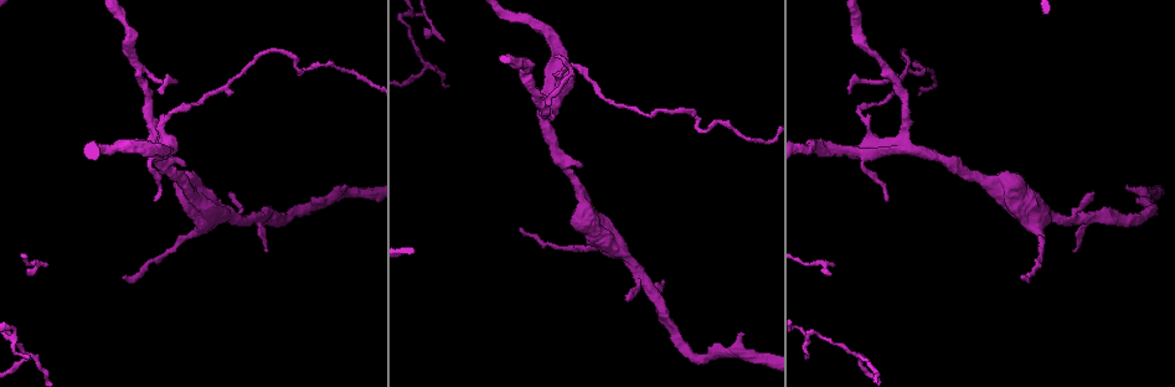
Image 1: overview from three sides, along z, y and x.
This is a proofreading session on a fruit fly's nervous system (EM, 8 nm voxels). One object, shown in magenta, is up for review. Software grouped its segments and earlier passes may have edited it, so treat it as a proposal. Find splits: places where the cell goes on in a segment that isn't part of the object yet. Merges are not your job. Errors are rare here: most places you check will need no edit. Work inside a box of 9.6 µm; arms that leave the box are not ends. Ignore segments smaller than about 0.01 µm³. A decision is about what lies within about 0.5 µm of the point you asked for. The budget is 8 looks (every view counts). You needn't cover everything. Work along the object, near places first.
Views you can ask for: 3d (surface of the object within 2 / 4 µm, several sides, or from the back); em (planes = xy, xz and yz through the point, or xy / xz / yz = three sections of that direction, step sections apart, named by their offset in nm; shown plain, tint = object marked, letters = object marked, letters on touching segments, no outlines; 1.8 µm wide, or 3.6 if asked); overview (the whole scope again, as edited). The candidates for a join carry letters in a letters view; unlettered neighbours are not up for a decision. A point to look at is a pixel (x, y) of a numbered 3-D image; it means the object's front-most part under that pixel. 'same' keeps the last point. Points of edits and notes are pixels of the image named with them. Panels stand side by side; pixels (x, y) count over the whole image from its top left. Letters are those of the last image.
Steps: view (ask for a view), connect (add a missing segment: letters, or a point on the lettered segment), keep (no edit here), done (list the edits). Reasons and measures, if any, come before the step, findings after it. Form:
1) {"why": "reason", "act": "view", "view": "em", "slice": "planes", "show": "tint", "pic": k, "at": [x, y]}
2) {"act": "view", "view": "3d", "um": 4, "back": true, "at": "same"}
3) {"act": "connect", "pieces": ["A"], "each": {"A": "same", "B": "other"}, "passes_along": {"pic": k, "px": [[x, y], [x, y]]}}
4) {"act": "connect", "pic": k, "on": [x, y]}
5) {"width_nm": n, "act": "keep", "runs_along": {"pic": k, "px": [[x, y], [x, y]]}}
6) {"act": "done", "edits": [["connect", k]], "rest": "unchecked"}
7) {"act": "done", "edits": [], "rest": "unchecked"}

{"why": "calibre changes", "act": "view", "view": "em", "slice": "xz", "step": 4, "show": "tint", "pic": 1, "at": [240, 221]}

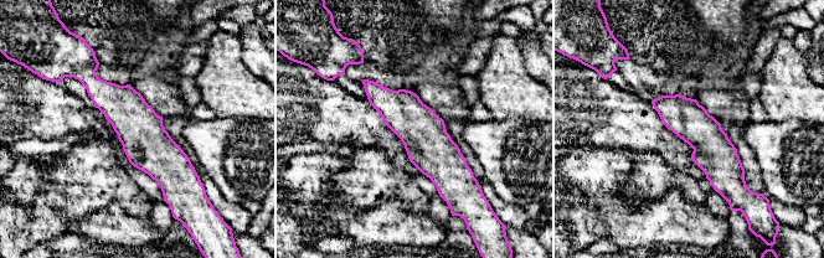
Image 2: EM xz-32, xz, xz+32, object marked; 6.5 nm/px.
{"act": "view", "view": "em", "slice": "xz", "step": 4, "show": "letters", "at": "same"}

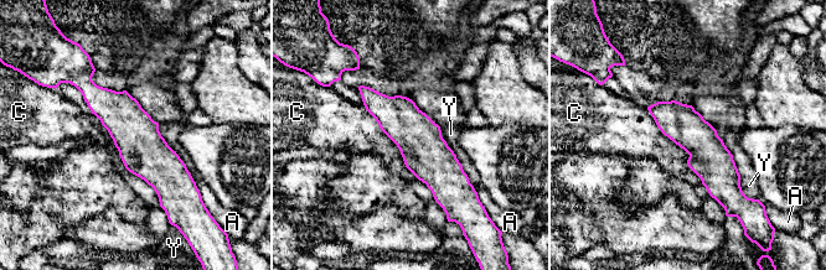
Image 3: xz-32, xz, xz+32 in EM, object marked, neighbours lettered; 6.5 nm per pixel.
{"width_nm": 260, "act": "keep", "each": {"A": "other", "C": "other", "Y": "other"}, "found": "none of them fits"}

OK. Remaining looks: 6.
{"why": "abrupt turn", "act": "view", "view": "3d", "um": 2, "pic": 1, "at": [143, 81]}

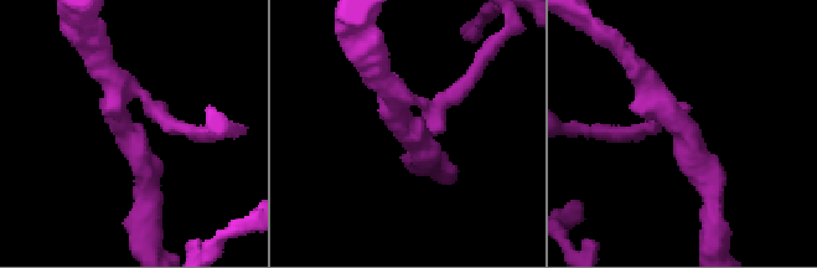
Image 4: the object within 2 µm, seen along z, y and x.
{"arms": 3, "act": "view", "view": "em", "slice": "planes", "show": "letters", "pic": 4, "at": [409, 132]}

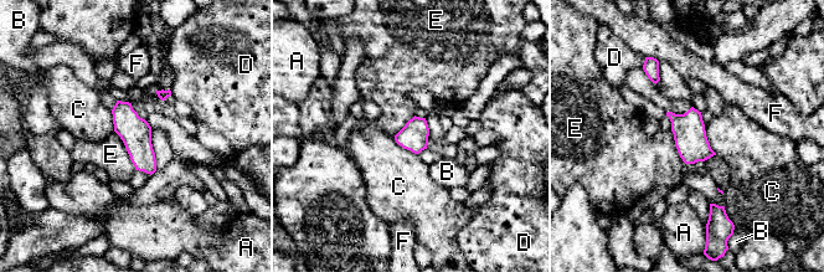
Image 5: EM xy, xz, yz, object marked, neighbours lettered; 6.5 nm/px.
{"act": "keep", "each": {"A": "other", "B": "other", "C": "other", "D": "other", "E": "other", "F": "other"}, "border": {"pic": 5, "px": [[670, 131], [685, 163], [716, 154]]}, "found": "none of them fits"}

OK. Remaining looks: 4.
{"why": "tapers out", "act": "view", "view": "3d", "um": 4, "pic": 1, "at": [1021, 278]}

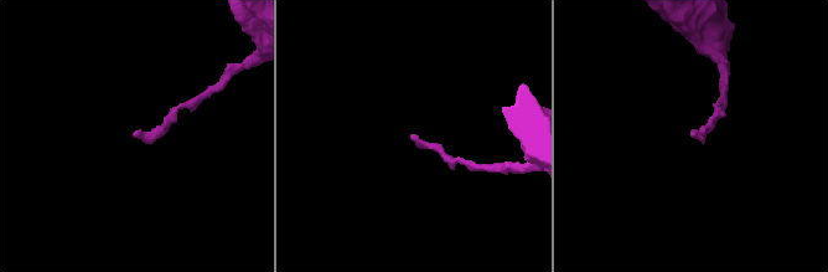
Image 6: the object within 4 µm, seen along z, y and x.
{"why": "need the tissue", "act": "view", "view": "em", "um": 3.6, "slice": "planes", "show": "tint", "pic": 6, "at": [135, 131]}

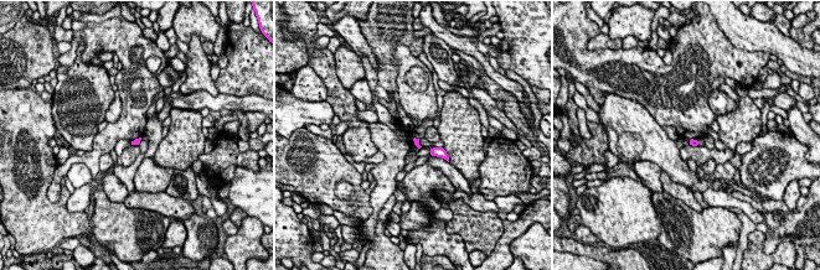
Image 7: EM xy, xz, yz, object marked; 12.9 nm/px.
{"why": "what lies round it", "act": "view", "view": "em", "um": 3.6, "slice": "planes", "show": "letters", "at": "same"}

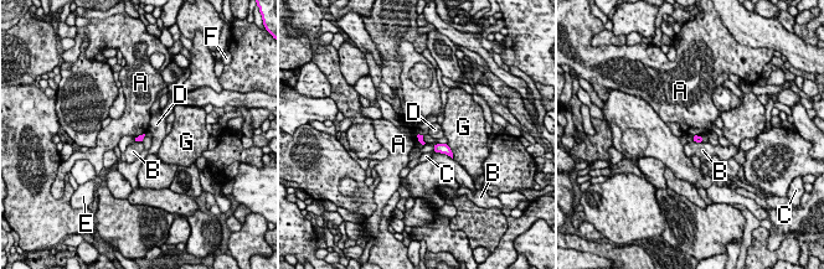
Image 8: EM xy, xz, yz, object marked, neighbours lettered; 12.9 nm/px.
{"act": "keep", "each": {"A": "other", "B": "other", "C": "other", "D": "other", "E": "other", "F": "other", "G": "other"}, "border": {"pic": 8, "px": [[144, 133], [135, 138]]}, "found": "none of them fits"}

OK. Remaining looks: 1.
{"act": "done", "edits": [], "rest": "unchecked"}

